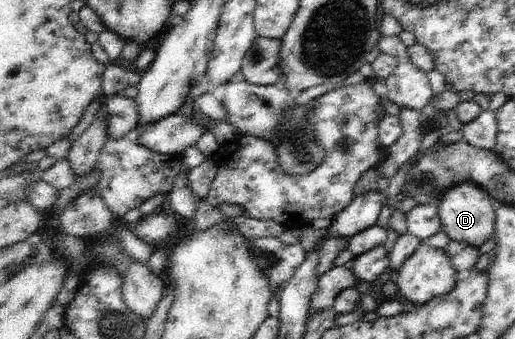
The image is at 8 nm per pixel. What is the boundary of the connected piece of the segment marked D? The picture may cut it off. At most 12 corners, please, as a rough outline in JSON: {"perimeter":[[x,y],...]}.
{"perimeter":[[468,179],[437,206],[451,241],[479,248],[493,239],[499,204]]}

